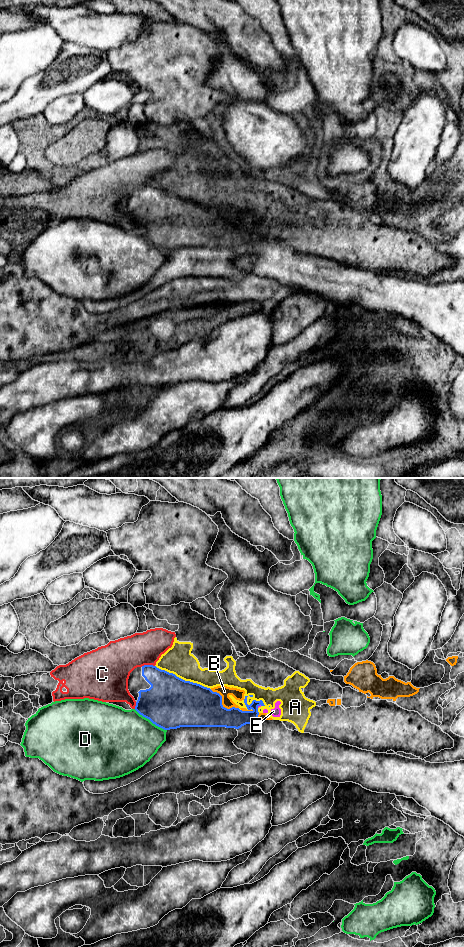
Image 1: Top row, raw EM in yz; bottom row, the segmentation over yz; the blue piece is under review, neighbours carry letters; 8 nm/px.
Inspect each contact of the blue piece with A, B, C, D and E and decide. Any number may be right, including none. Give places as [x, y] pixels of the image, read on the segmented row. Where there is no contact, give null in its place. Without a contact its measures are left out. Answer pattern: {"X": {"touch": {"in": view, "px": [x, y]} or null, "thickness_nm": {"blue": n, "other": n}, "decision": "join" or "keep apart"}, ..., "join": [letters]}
{"A": {"touch": {"in": "yz", "px": [253, 700]}, "thickness_nm": {"blue": 160, "other": 140}, "decision": "keep apart"}, "B": {"touch": {"in": "yz", "px": [221, 703]}, "thickness_nm": {"blue": 360, "other": 90}, "decision": "join"}, "C": {"touch": {"in": "yz", "px": [147, 665]}, "thickness_nm": {"blue": 260, "other": 300}, "decision": "keep apart"}, "D": {"touch": {"in": "yz", "px": [150, 720]}, "thickness_nm": {"blue": 420, "other": 480}, "decision": "keep apart"}, "E": {"touch": {"in": "yz", "px": [259, 705]}, "thickness_nm": {"blue": 160, "other": 20}, "decision": "keep apart"}, "join": ["B"]}

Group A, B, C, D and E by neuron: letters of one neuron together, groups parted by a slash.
A E / B / C / D

